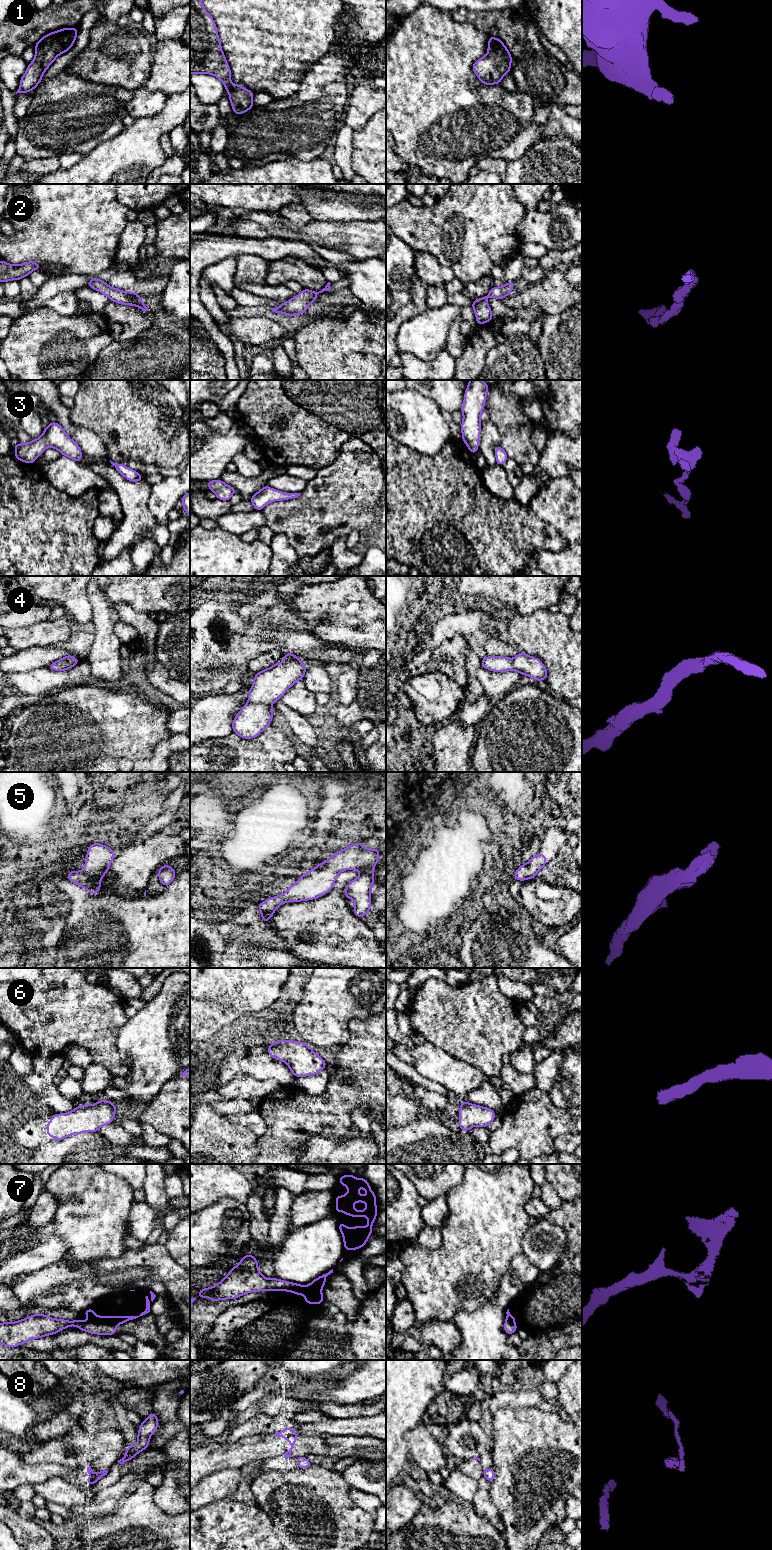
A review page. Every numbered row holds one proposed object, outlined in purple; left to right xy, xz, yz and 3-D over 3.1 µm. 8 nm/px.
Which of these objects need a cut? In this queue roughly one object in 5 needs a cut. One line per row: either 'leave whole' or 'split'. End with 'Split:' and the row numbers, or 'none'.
1: leave whole
2: leave whole
3: leave whole
4: leave whole
5: leave whole
6: leave whole
7: split
8: split
Split: 7, 8

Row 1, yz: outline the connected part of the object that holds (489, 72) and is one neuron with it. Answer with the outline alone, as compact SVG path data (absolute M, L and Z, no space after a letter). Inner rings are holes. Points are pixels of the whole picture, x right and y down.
M489 36L487 55L474 62L472 69L485 85L501 83L505 74L510 72L512 57L504 43Z

